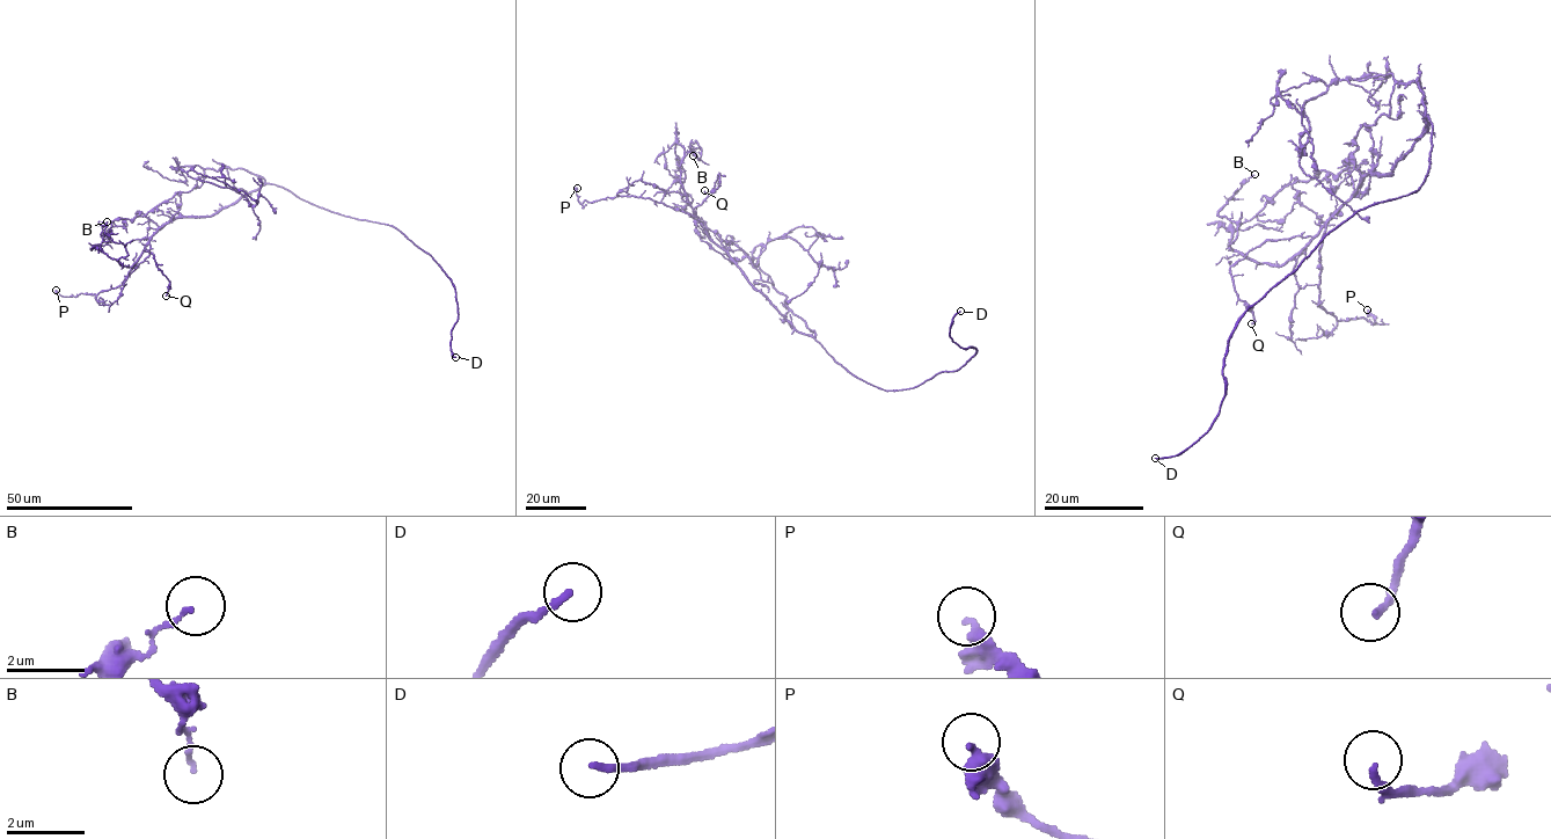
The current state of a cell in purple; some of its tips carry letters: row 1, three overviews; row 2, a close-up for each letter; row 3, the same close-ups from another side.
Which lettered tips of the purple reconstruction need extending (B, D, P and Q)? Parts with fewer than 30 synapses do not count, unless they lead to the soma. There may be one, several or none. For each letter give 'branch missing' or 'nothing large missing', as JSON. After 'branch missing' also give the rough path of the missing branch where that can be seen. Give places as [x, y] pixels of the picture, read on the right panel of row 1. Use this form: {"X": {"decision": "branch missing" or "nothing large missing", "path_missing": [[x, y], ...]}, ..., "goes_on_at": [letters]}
{"B": {"decision": "nothing large missing"}, "D": {"decision": "branch missing", "path_missing": [[1155, 458], [1089, 415], [1074, 386], [1080, 367], [1076, 374]]}, "P": {"decision": "nothing large missing"}, "Q": {"decision": "nothing large missing"}, "goes_on_at": ["D"]}

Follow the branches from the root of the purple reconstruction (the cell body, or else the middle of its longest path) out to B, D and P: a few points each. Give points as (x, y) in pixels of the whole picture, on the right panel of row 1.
B: (1433, 144), (1427, 115), (1390, 173), (1362, 175), (1281, 265), (1228, 246), (1236, 224), (1219, 213), (1255, 174)
D: (1433, 144), (1427, 175), (1418, 190), (1353, 214), (1246, 311), (1229, 338), (1219, 415), (1179, 453), (1155, 458)
P: (1433, 144), (1427, 115), (1390, 173), (1362, 175), (1326, 223), (1318, 304), (1338, 320), (1383, 323), (1367, 309)

